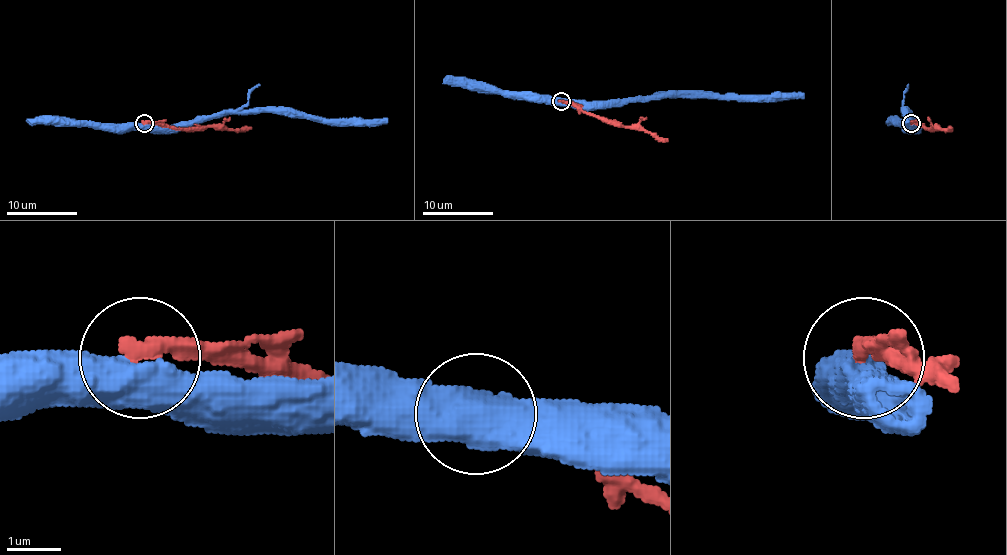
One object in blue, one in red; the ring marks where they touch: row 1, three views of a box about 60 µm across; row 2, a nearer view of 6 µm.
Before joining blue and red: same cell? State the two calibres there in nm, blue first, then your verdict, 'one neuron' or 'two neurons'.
calibres 600 and 340 nm; two neurons

